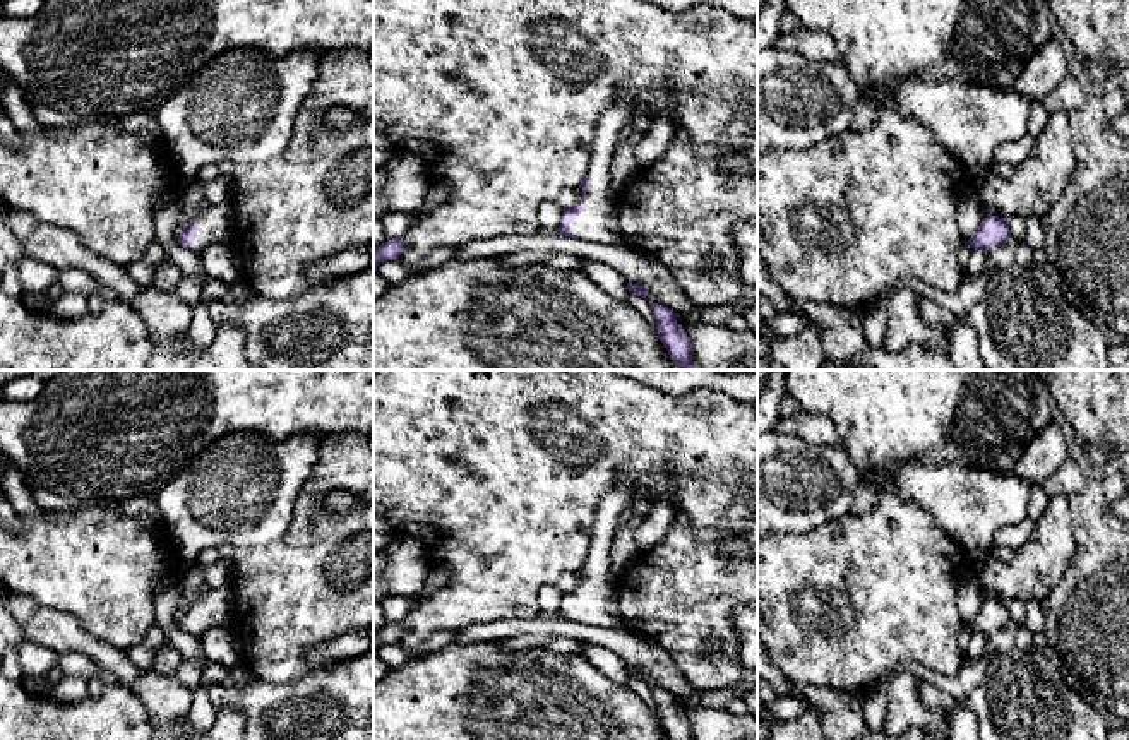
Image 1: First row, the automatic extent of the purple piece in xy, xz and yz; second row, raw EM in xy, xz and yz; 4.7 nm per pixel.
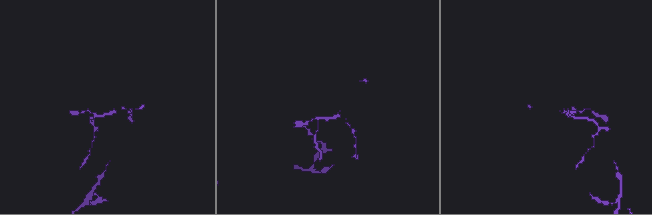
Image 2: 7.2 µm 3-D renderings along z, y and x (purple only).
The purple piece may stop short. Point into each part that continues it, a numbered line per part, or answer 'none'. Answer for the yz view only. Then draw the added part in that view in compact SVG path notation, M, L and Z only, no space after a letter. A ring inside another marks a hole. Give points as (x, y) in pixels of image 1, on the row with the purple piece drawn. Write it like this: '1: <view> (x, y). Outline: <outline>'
none

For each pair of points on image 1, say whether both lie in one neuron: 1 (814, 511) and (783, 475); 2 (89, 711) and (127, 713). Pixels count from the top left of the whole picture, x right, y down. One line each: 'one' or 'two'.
1: one
2: one

